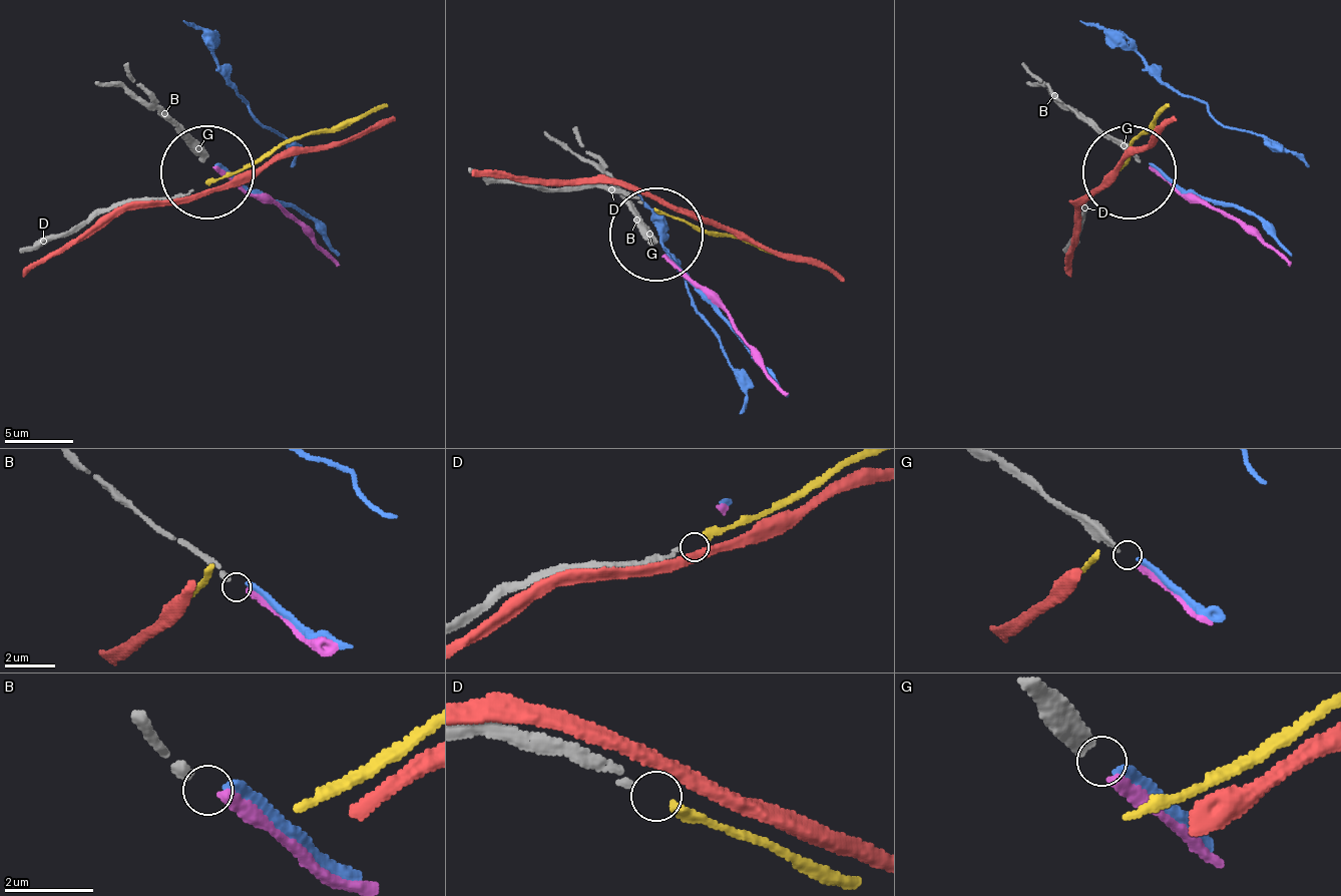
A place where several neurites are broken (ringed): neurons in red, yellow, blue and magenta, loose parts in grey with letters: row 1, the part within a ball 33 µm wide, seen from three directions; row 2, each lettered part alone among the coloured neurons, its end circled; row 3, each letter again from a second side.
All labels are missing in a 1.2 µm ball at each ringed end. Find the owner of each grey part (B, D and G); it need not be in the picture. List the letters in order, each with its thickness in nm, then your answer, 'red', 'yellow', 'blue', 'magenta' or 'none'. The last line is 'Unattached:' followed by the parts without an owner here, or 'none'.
B: calibre 200 nm; magenta
D: calibre 140 nm; yellow
G: calibre 320 nm; blue
Unattached: none

